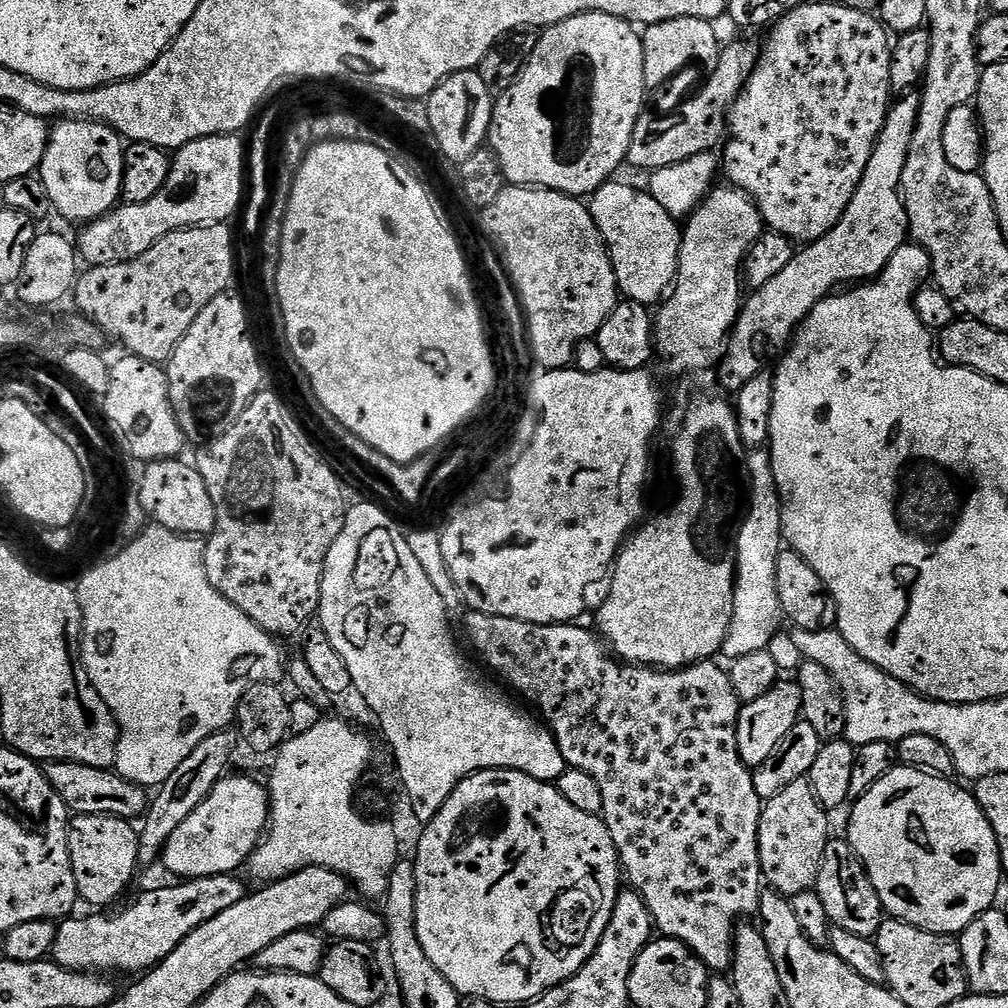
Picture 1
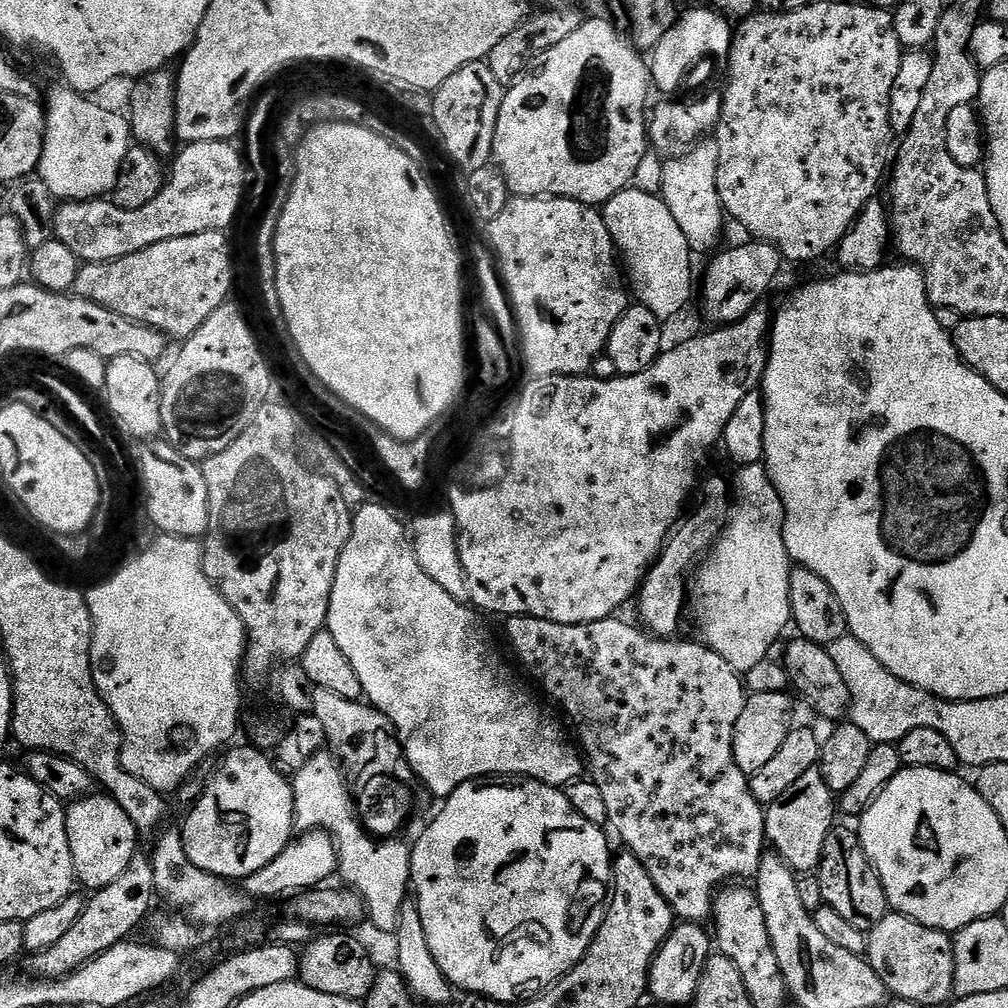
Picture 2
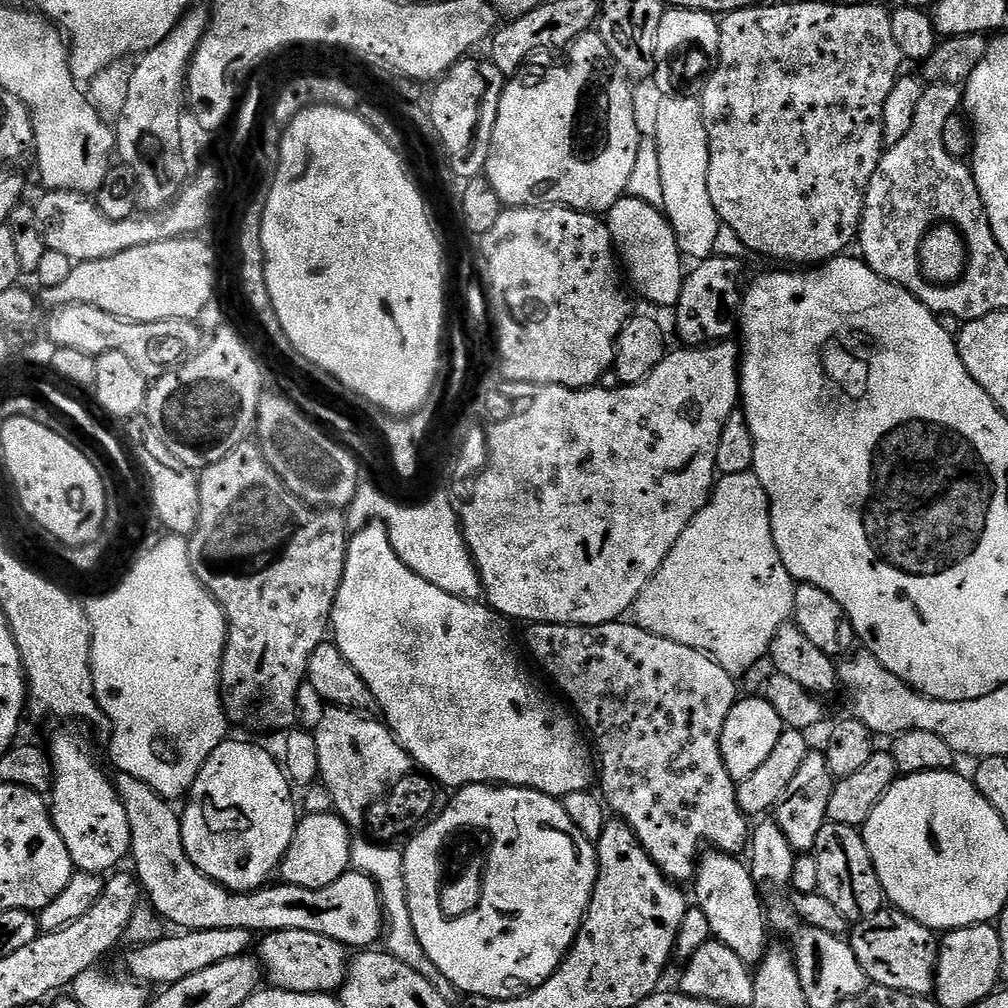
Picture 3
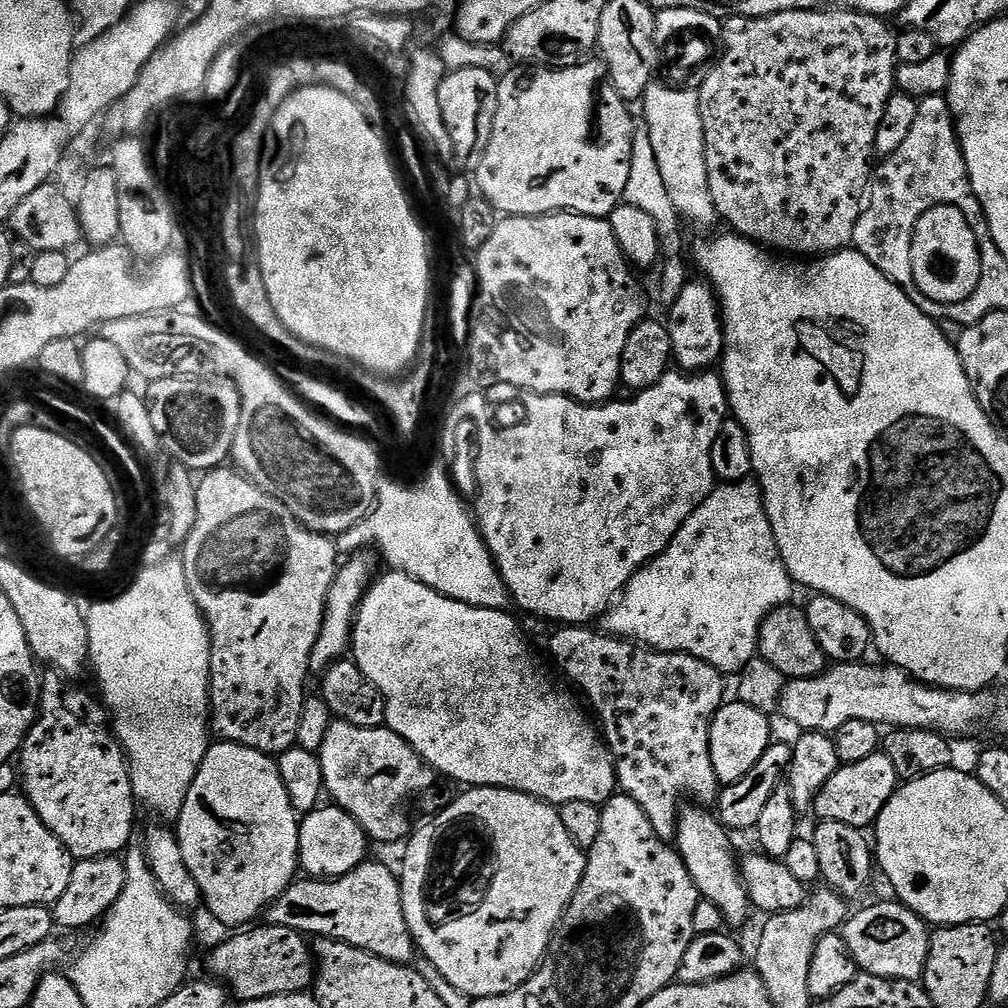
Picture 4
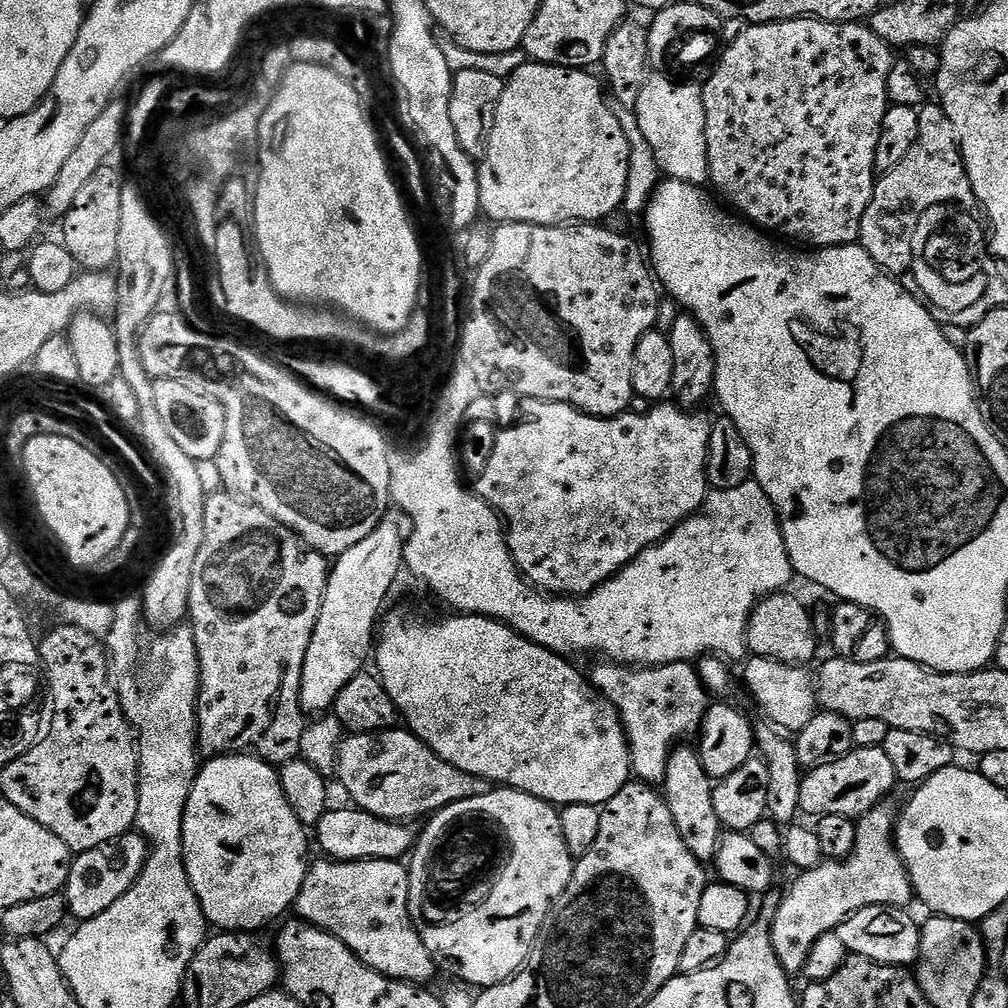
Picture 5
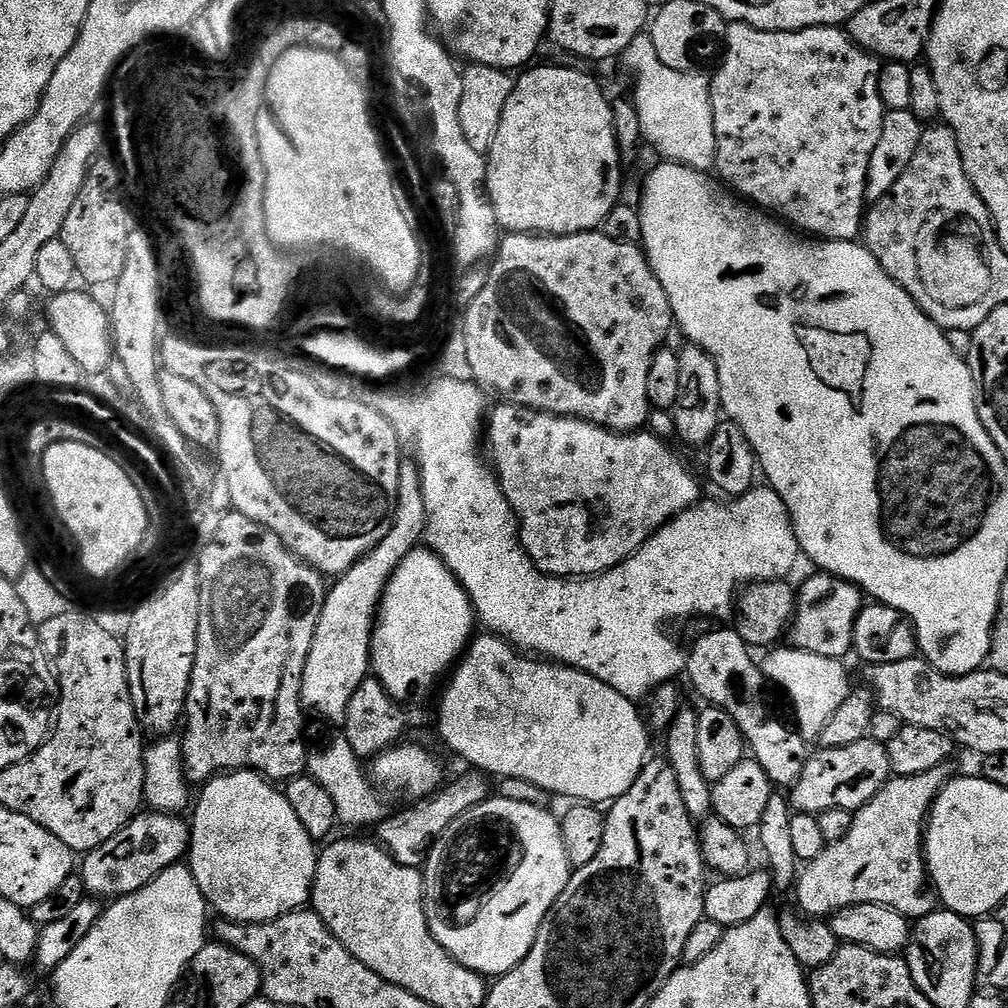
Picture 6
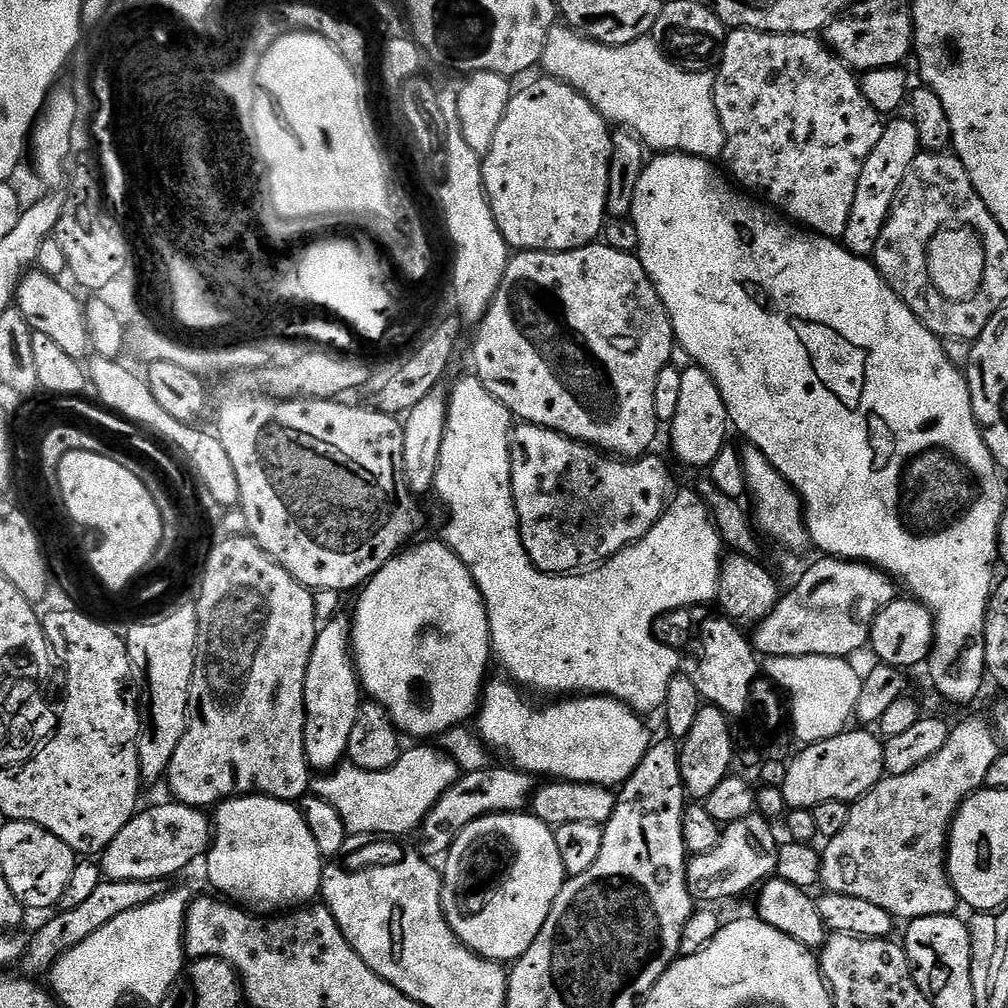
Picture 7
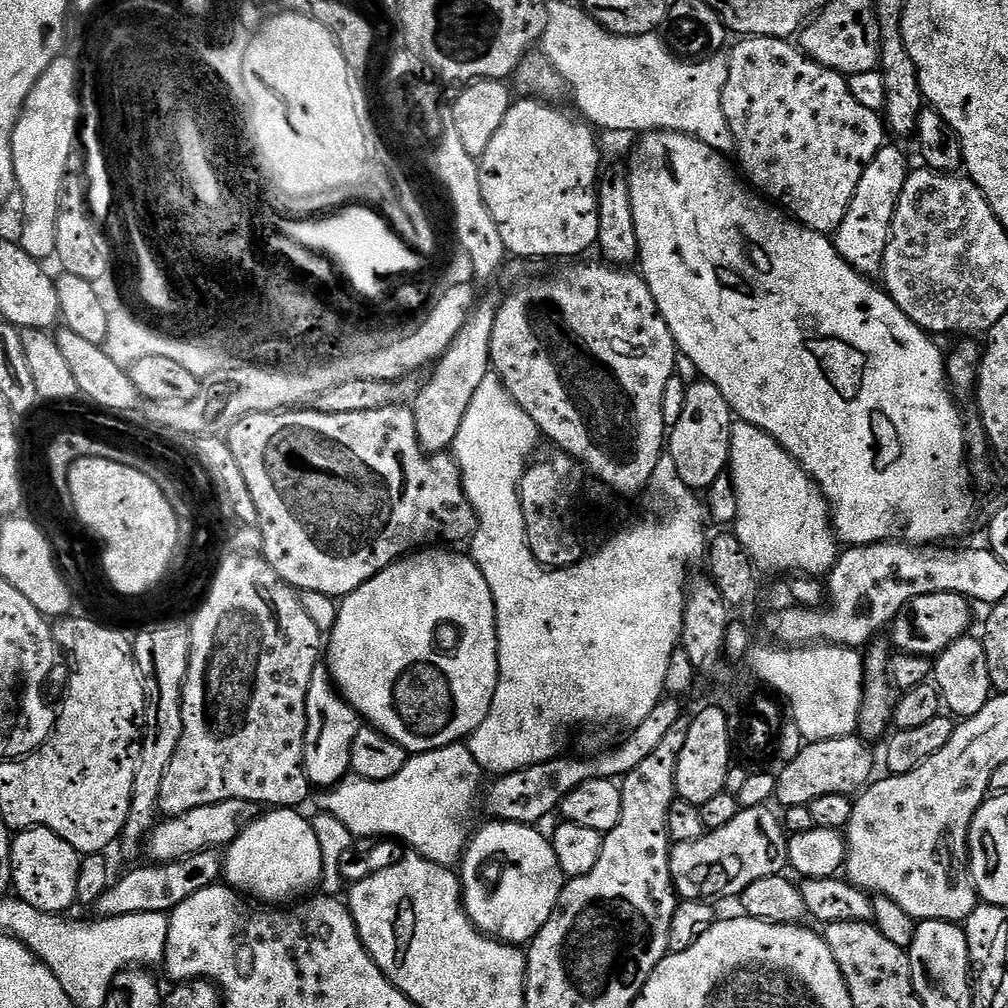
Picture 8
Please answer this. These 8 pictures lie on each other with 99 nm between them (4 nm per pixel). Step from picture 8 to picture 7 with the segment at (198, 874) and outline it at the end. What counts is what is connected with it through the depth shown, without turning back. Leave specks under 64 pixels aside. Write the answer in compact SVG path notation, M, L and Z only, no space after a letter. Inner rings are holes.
M104 880L90 894L89 900L81 902L75 910L57 911L56 916L52 916L36 933L32 936L32 941L28 944L28 949L24 952L24 957L20 960L19 971L28 978L47 977L52 971L54 962L62 954L74 950L90 934L98 934L106 922L114 922L118 914L126 914L126 910L138 910L138 906L146 906L146 902L154 902L160 896L165 896L170 891L168 880L143 880L142 882L118 882L117 880Z

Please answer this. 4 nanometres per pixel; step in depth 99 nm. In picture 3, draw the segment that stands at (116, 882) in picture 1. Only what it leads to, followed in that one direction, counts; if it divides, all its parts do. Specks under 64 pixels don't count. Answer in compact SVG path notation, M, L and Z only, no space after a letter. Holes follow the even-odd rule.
M56 732L52 736L54 779L50 793L52 821L62 834L72 859L73 869L108 874L129 855L132 831L126 818L126 806L116 792L113 777L104 773L92 753L92 744L80 732Z

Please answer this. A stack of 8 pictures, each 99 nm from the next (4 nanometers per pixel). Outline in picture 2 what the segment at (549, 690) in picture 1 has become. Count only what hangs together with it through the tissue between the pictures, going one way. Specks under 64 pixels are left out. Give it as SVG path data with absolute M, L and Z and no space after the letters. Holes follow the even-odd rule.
M533 616L507 617L508 640L516 651L518 659L524 663L524 668L544 687L544 692L560 704L560 708L572 719L576 727L575 739L580 739L583 759L586 761L587 775L602 790L602 799L606 801L607 827L613 828L620 835L620 840L627 851L634 853L638 862L646 866L646 874L650 874L650 882L666 898L672 908L672 915L677 921L689 924L701 924L712 915L712 901L716 893L729 882L751 881L760 869L760 858L766 851L766 837L764 835L765 809L754 798L749 773L734 762L732 753L732 739L734 726L744 709L746 699L746 684L741 673L734 671L730 662L722 658L722 654L714 654L707 644L681 638L661 638L653 636L651 632L635 623L627 624L621 618L609 618L590 622L589 624L559 624Z

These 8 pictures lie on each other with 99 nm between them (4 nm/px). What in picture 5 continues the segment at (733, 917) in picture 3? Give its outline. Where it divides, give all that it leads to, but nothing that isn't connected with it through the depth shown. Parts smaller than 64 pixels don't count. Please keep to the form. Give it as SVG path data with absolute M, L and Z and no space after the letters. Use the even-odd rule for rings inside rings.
M688 742L681 743L673 752L664 775L662 795L670 806L670 812L674 814L674 824L678 826L682 840L694 858L701 862L712 862L716 859L716 849L722 835L720 819L714 811L714 781L702 766L699 751L690 745Z

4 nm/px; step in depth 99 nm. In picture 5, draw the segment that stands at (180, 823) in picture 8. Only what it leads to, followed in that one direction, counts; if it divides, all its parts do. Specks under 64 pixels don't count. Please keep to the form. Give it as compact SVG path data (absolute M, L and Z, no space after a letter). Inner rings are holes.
M139 834L119 836L102 846L94 846L94 850L79 853L68 869L66 899L71 919L76 922L93 920L98 914L110 910L126 890L134 886L134 882L142 874L148 861L150 849L148 841Z

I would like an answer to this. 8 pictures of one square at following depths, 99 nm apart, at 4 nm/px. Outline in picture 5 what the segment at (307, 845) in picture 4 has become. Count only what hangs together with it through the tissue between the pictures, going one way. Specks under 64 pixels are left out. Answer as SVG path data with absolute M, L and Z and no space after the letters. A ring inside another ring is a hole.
M355 806L336 808L325 812L314 829L314 840L320 843L325 857L334 860L398 860L403 861L411 853L418 832L411 823L383 820Z

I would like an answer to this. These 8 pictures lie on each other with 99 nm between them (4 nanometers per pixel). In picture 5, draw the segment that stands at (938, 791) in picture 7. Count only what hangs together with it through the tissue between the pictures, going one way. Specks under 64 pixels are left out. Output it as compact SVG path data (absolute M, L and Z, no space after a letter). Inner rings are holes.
M877 806L870 809L865 816L859 817L856 825L856 846L852 855L845 860L825 859L824 863L816 868L811 868L808 872L800 872L797 880L792 884L792 889L788 893L786 891L783 893L780 906L770 921L770 931L778 960L790 974L803 973L808 955L814 950L818 938L822 938L827 932L835 932L839 924L846 922L846 918L850 918L858 910L866 906L894 906L907 909L908 903L913 903L912 879L908 876L908 867L900 857L899 849L896 848L898 816L896 812L892 813L890 809L884 807Z

